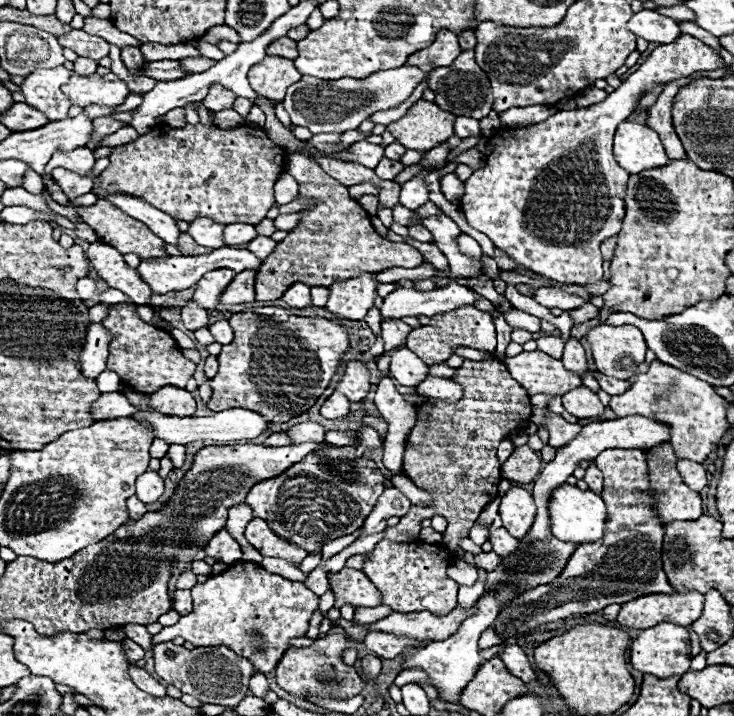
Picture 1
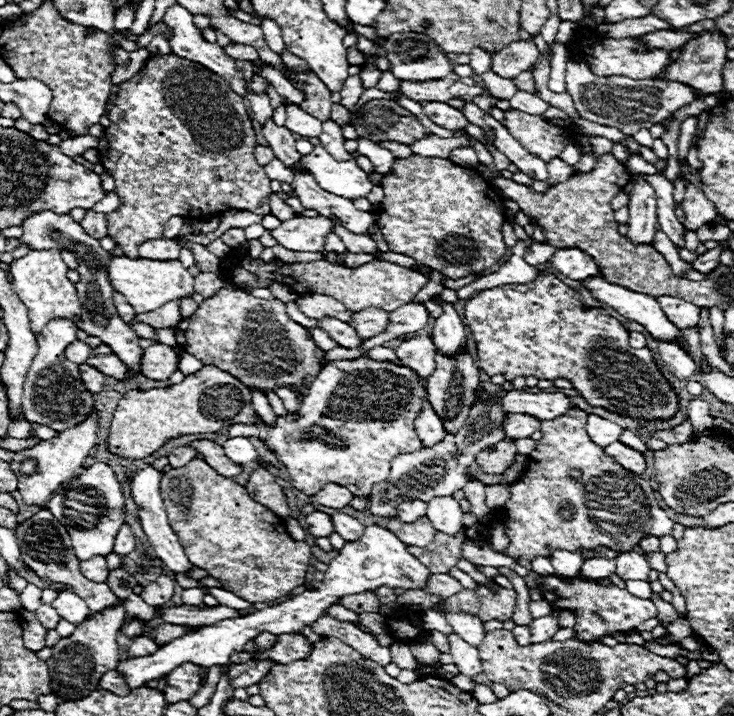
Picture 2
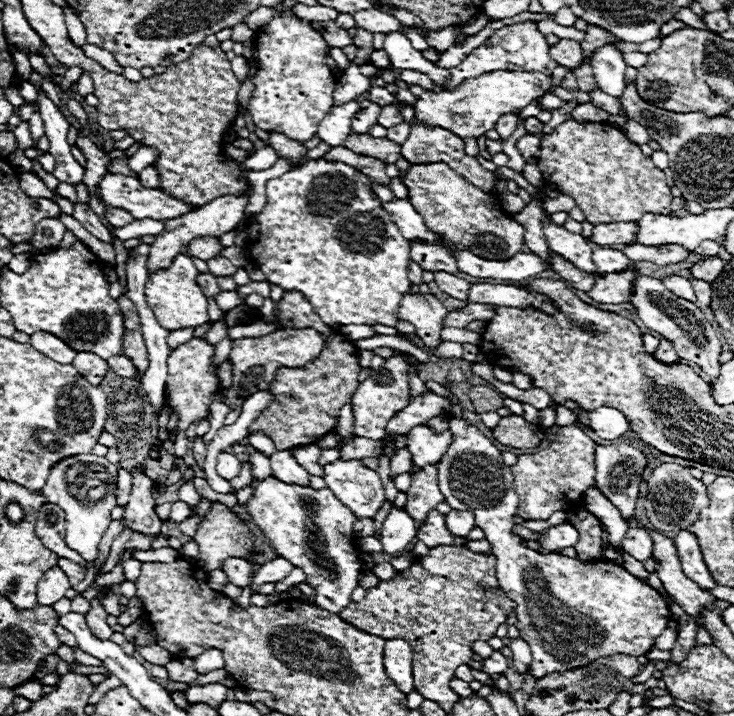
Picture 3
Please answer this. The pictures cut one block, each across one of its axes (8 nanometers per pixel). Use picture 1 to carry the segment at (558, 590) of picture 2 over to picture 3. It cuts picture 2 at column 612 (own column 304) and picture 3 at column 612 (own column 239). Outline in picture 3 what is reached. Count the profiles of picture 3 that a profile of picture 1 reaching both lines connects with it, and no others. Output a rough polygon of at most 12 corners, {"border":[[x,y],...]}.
{"border":[[464,418],[440,492],[470,510],[516,602],[534,678],[642,656],[670,622],[610,560],[540,554],[512,532],[514,476]]}

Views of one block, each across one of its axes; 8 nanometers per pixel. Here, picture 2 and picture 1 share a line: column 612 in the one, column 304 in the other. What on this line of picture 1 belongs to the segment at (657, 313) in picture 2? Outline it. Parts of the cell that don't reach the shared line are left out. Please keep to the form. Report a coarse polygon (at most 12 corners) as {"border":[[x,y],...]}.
{"border":[[296,282],[282,296],[290,308],[312,306],[310,286]]}

